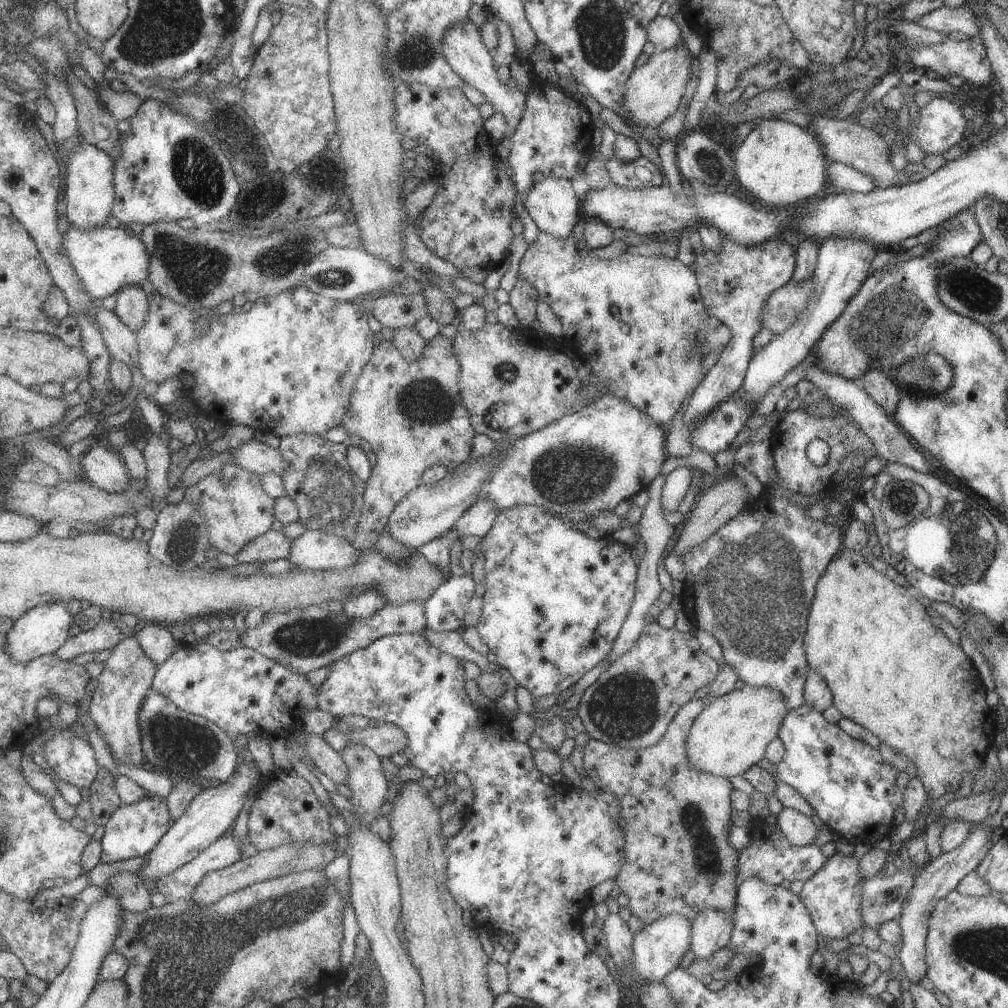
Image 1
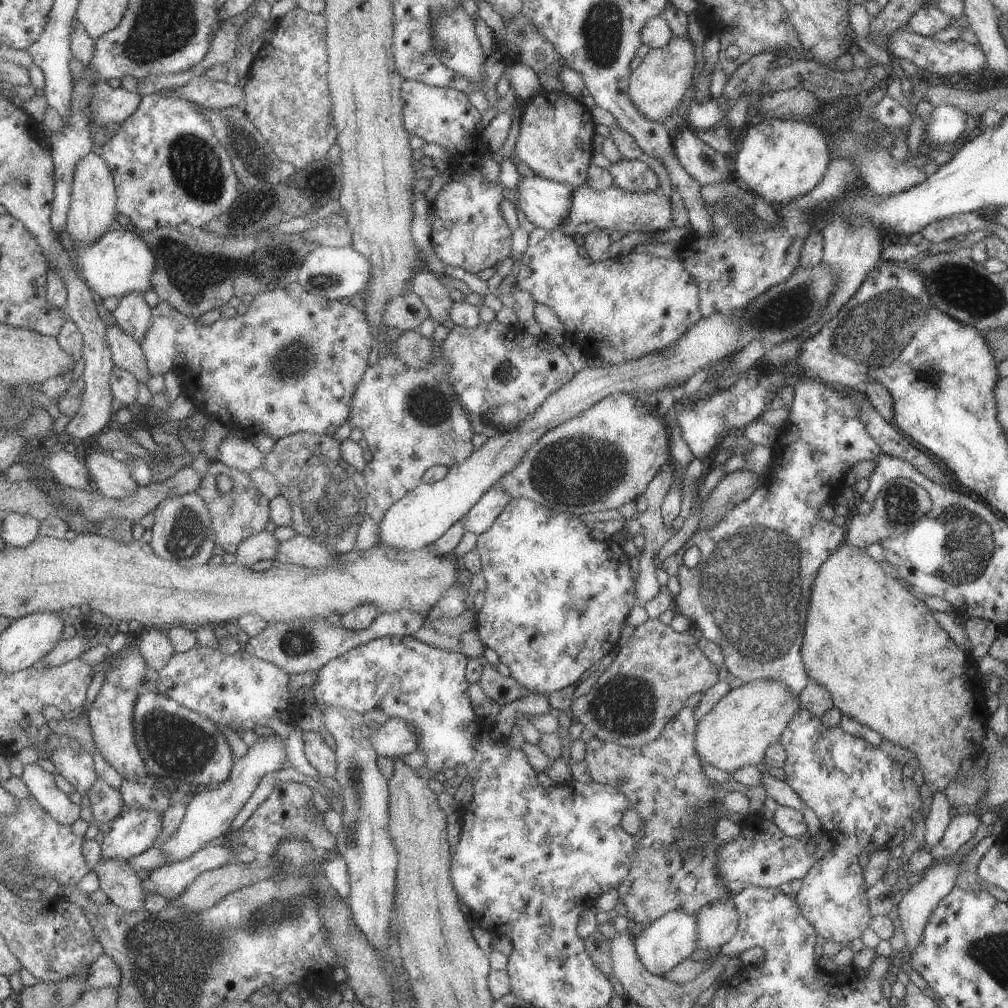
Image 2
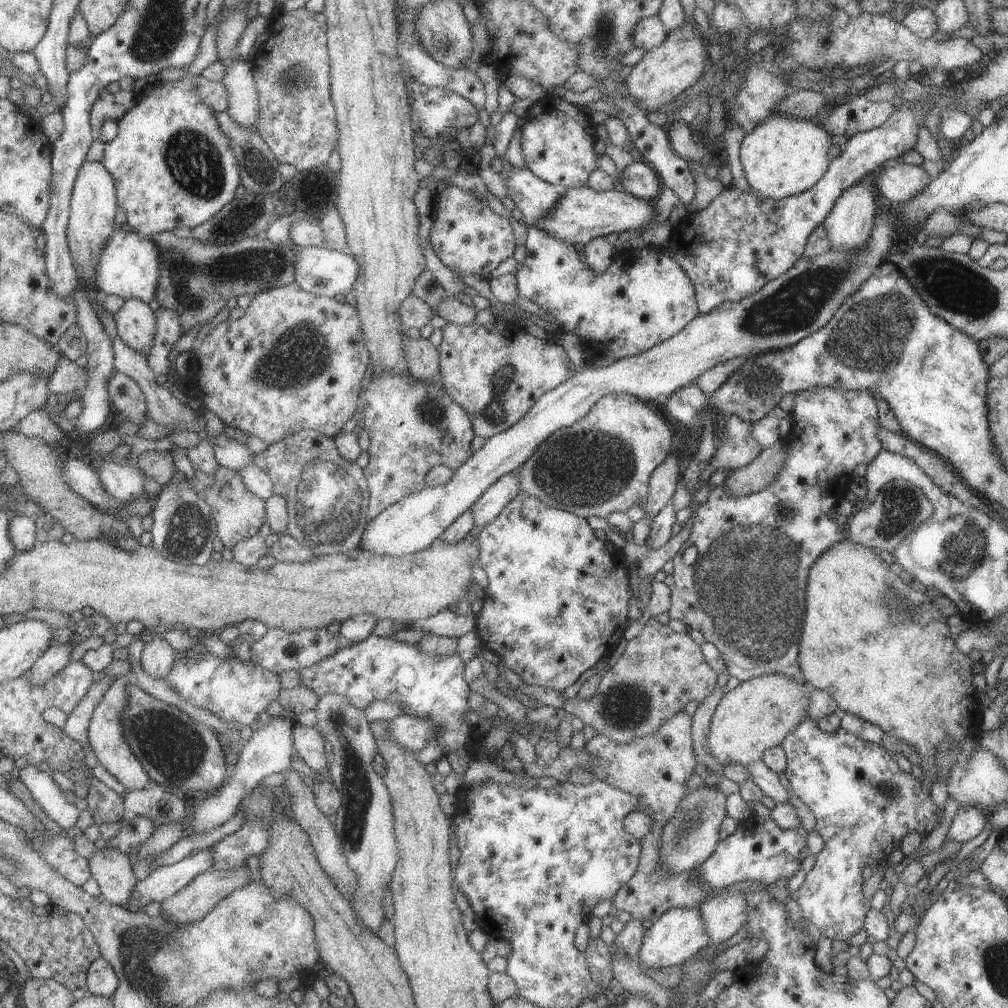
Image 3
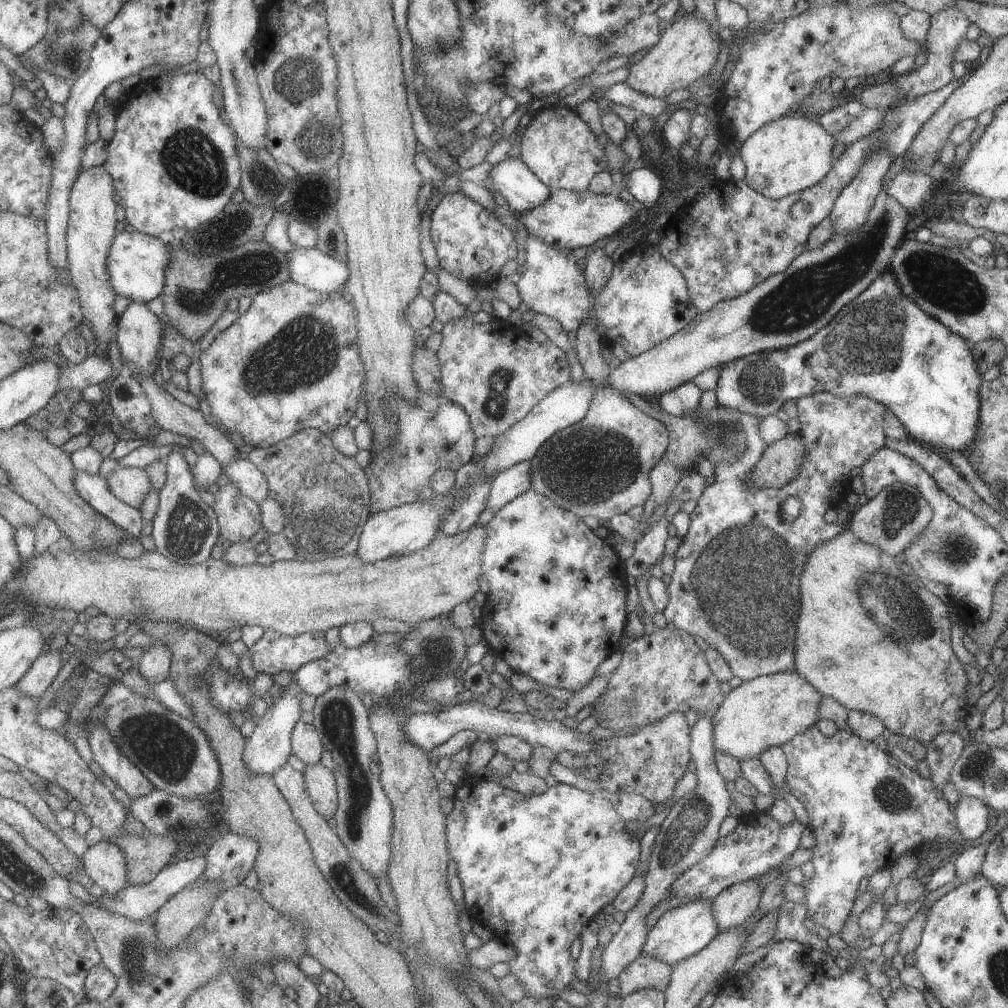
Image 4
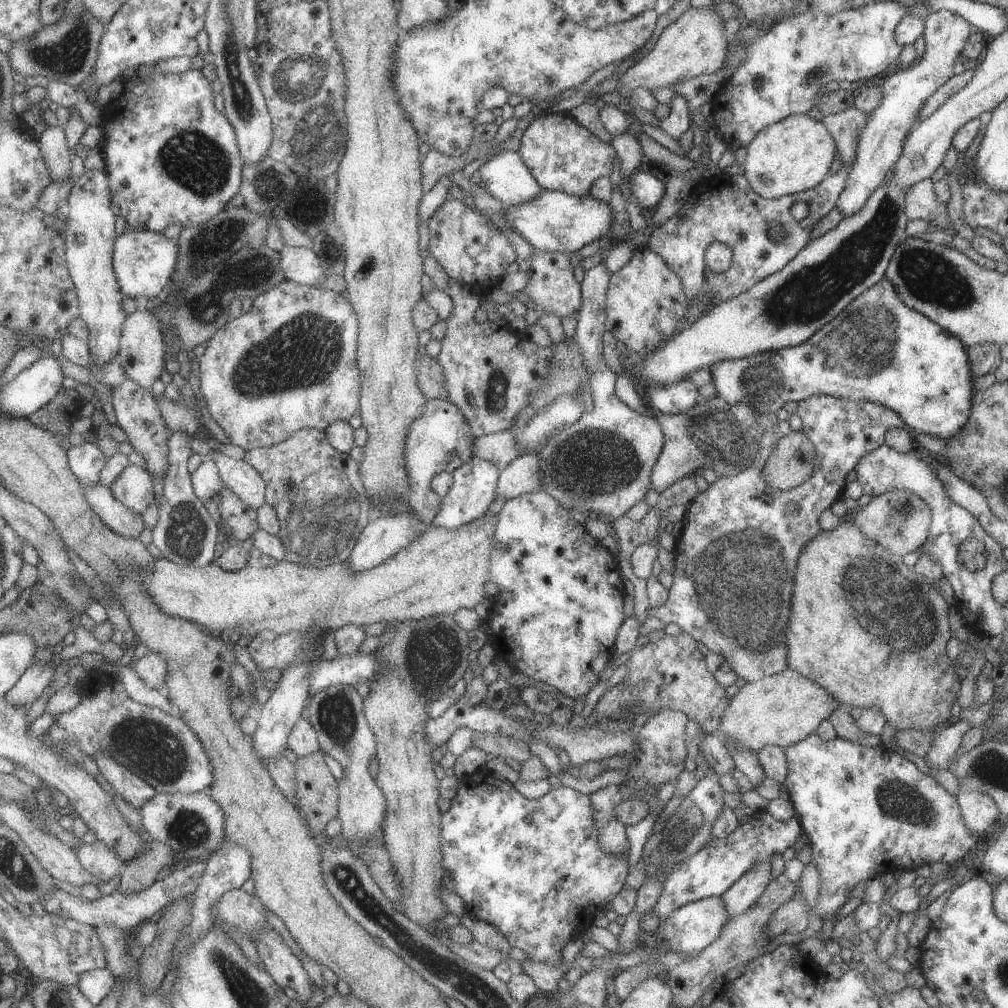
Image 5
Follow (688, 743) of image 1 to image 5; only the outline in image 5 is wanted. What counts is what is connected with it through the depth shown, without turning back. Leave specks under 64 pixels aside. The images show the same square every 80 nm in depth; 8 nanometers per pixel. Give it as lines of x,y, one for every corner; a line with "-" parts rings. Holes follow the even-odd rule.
785,668
738,688
723,711
715,734
723,740
725,746
727,743
743,745
753,752
765,745
784,749
813,733
819,723
827,719
837,706
839,701
814,680

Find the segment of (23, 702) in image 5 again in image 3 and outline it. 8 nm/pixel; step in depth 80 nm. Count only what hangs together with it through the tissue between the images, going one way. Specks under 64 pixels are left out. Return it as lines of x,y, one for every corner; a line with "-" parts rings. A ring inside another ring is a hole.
55,644
49,651
37,660
31,672
31,684
33,686
43,686
49,680
53,680
55,674
59,674
63,668
66,668
71,661
71,652
75,644

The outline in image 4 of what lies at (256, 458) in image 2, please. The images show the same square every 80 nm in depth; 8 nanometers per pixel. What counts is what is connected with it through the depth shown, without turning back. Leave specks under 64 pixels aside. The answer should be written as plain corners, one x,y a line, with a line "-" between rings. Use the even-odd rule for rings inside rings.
138,375
137,378
141,381
141,384
144,385
147,396
152,400
154,416
163,430
176,432
197,440
200,445
203,446
204,450
209,452
220,465
238,458
236,448
233,447
233,444
227,439
227,436
222,432
221,428
215,428
213,425
205,423
201,410
190,408
187,404
179,402
177,398
173,398
173,396
163,388
163,385
159,386
159,384
155,382
153,377

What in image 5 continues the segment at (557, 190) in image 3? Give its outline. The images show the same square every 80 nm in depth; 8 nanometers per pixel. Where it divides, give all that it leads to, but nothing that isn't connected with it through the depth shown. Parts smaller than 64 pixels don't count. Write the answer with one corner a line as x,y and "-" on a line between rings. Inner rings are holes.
504,150
493,155
478,168
483,190
503,206
520,205
543,189
523,164
518,151

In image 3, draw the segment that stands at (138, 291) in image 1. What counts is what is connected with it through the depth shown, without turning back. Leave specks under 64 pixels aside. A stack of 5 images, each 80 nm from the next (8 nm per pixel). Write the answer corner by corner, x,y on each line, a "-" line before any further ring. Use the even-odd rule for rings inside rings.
129,298
115,316
118,336
125,340
130,348
149,357
153,340
157,335
156,312
147,302
139,298

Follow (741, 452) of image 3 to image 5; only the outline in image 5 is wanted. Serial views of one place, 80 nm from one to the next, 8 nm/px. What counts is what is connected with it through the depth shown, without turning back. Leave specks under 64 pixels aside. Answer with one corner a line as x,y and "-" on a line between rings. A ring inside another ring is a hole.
815,395
810,396
805,400
800,400
797,403
796,414
802,420
801,430
811,441
811,444
814,446
814,451
816,452
815,463
811,476
799,486
793,487
792,489
786,491
772,489
765,482
762,475
762,468
764,467
763,462
767,460
768,456
772,453
772,449
774,446
776,446
776,443
780,438
776,432
776,426
768,426
764,430
760,440
758,440
758,443
760,444
758,456
749,467
747,467
744,471
738,472
736,475
730,477
717,476
717,480
715,480
714,483
710,484
702,492
697,493
693,497
693,500
687,504
686,512
681,519
680,534
675,538
676,547
674,550
674,568
673,572
671,573
672,585
668,589
667,600
665,600
661,606
649,607
646,610
646,616
653,616
653,618
657,618
657,620
660,620
665,625
669,624
669,622
676,624
683,633
688,634
697,642
704,644
709,651
720,654
729,663
729,666
733,669
733,672
735,672
739,678
743,678
743,680
745,680
747,683
758,681
760,678
781,672
787,668
787,663
785,660
786,640
784,634
786,630
786,620
788,615
787,612
789,610
789,594
792,589
791,585
793,571
796,565
797,554
799,554
801,547
809,539
812,539
815,534
821,531
820,526
818,525
820,514
825,509
829,509
833,502
840,499
839,492
841,492
841,486
843,487
843,484
845,483
844,476
856,465
857,459
862,457
865,453
871,452
874,448
881,446
884,443
884,434
887,431
905,428
905,424
901,420
901,417
886,406
877,403
870,403
869,401
850,401
847,399
838,399
827,395
-
763,495
771,496
773,500
772,504
765,504
762,502
761,496
-
789,504
793,504
793,506
795,506
795,510
788,512
787,506
789,506

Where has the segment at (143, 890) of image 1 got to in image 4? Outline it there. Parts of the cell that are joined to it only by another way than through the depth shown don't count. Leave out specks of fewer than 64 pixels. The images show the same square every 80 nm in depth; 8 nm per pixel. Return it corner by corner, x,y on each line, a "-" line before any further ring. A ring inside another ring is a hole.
107,838
91,845
82,862
87,874
105,890
104,894
114,895
129,886
126,852

